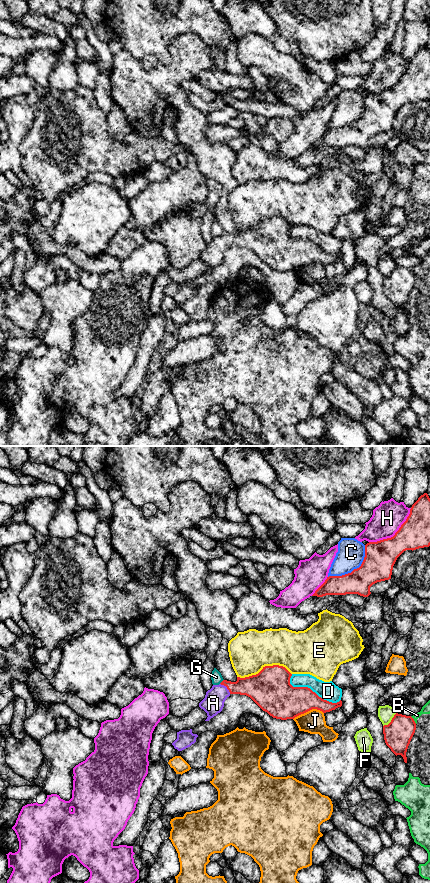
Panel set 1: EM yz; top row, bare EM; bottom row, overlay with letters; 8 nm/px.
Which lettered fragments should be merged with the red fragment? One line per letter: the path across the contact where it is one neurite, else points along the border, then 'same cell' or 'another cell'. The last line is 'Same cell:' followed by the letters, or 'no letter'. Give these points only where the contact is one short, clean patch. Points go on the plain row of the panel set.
A: across yz (257, 239), (226, 238), (215, 249), (213, 255) | same cell
B: another cell
C: another cell
D: another cell
E: another cell
F: another cell
G: along yz (223, 231), (219, 235) | another cell
H: another cell
J: another cell
Same cell: A

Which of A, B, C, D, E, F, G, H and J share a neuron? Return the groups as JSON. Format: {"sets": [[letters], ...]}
{"sets": [["A"], ["B"], ["C"], ["D"], ["E"], ["F"], ["G"], ["H"], ["J"]]}

